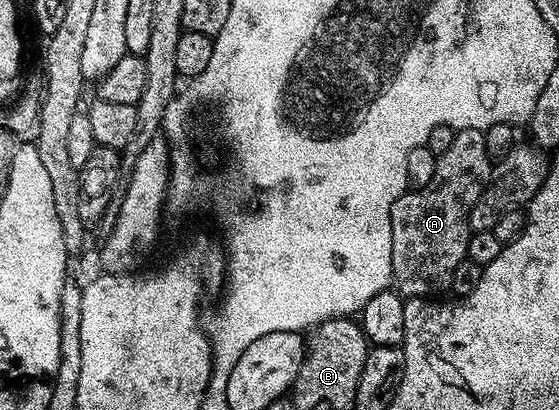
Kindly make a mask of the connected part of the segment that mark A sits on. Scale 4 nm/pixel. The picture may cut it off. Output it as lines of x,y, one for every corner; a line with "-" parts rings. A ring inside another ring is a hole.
464,127
456,130
453,137
453,143
448,150
437,158
437,169
433,169
433,178
430,179
429,185
424,187
417,187
414,189
404,190
401,197
397,197
397,201
393,201
391,206
391,232
393,233
393,269
391,274
393,276
394,286
397,288
400,295
404,297
431,297
436,293
435,291
447,291
451,286
451,278
453,277
453,269
457,269
457,265
461,265
461,261
467,258
467,242
471,236
471,210
473,205
479,198
482,197
483,191
489,186
491,181
491,172
493,170
493,160
489,157
489,153
485,149
485,137
483,131
478,131
472,127

